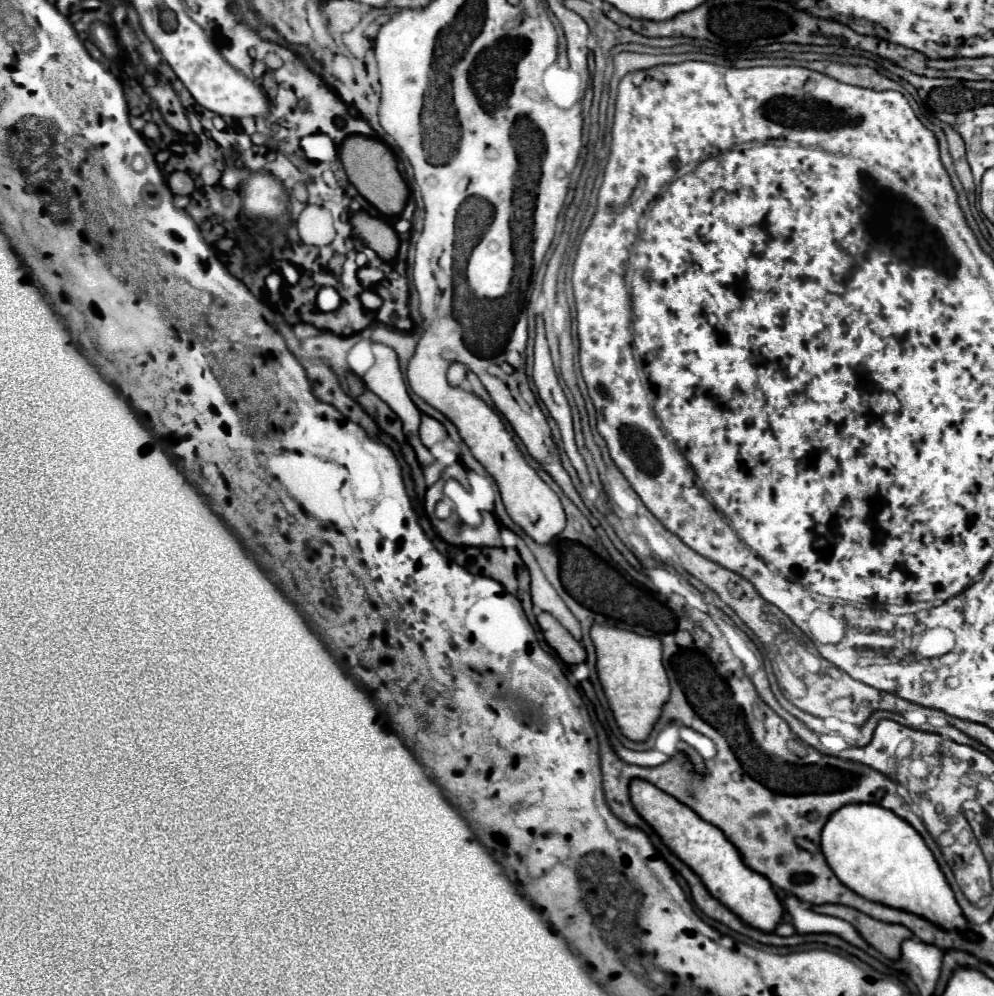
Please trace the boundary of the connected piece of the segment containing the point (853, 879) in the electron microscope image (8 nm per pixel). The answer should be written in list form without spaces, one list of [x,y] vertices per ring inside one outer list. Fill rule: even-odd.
[[[848,804],[826,822],[820,848],[838,880],[862,898],[908,910],[944,930],[956,930],[968,940],[978,940],[978,934],[968,926],[952,888],[934,860],[934,854],[928,850],[922,836],[910,828],[906,820],[894,816],[894,812],[878,804]]]

